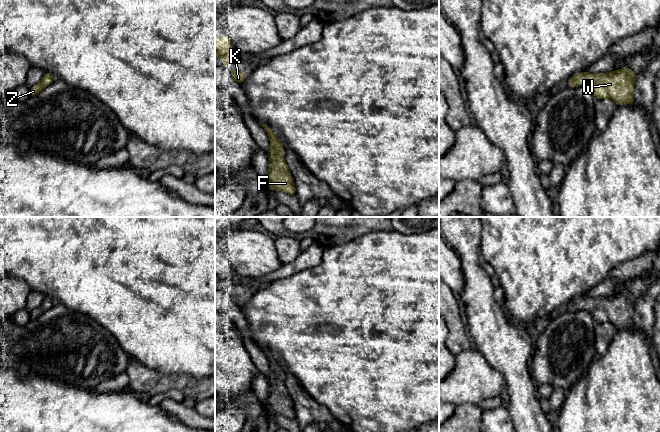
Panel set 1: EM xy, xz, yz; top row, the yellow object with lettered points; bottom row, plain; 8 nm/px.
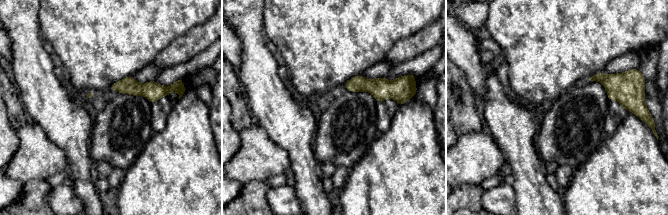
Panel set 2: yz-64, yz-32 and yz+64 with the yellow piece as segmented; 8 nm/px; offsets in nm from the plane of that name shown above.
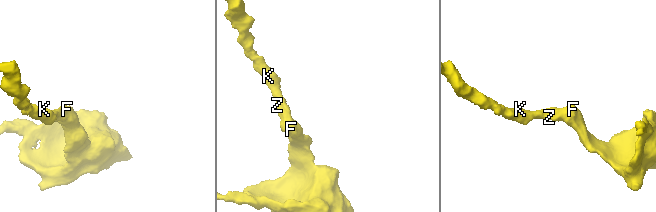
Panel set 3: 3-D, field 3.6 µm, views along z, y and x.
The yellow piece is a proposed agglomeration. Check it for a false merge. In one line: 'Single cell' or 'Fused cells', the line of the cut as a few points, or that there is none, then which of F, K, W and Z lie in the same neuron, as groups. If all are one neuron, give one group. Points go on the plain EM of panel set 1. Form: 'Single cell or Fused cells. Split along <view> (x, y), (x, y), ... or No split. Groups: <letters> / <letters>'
Single cell. No split. Groups: F K W Z

